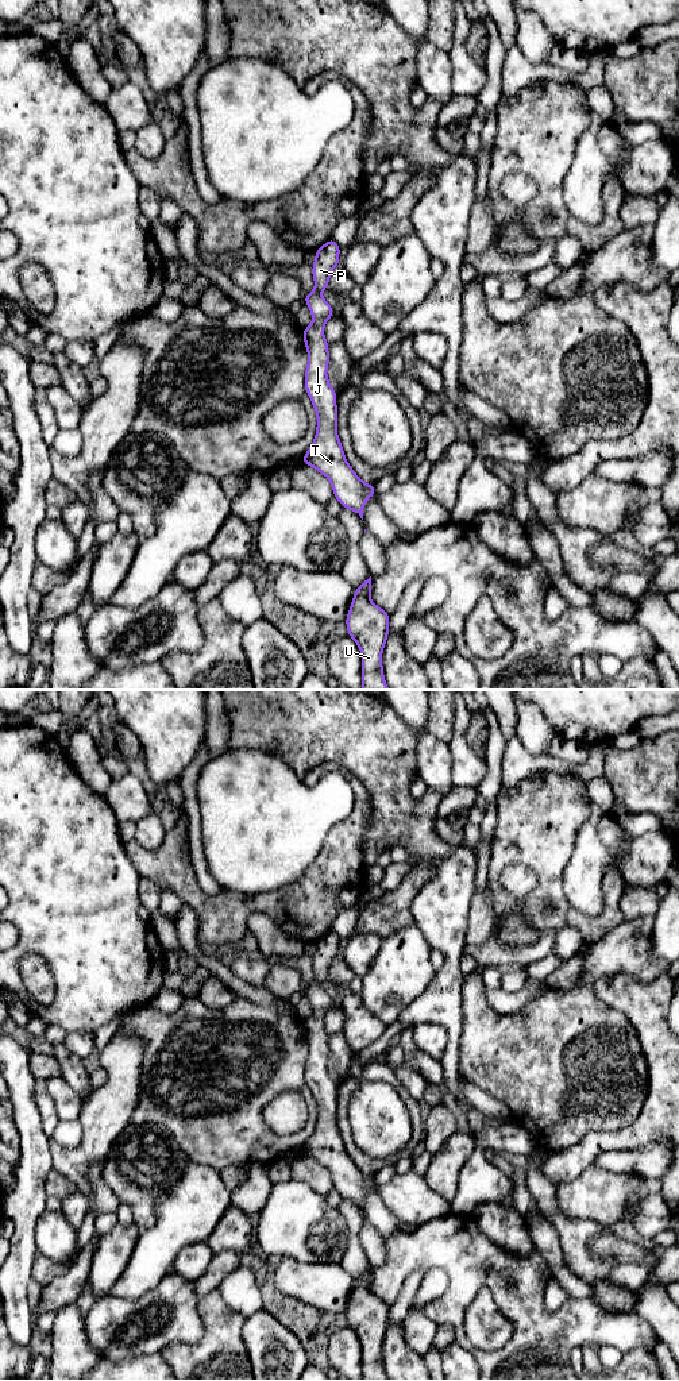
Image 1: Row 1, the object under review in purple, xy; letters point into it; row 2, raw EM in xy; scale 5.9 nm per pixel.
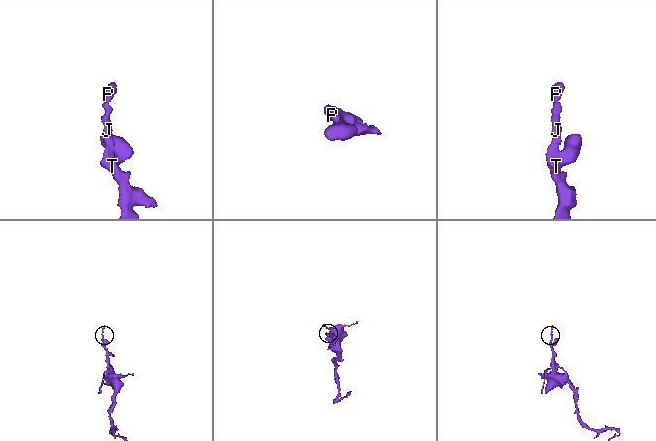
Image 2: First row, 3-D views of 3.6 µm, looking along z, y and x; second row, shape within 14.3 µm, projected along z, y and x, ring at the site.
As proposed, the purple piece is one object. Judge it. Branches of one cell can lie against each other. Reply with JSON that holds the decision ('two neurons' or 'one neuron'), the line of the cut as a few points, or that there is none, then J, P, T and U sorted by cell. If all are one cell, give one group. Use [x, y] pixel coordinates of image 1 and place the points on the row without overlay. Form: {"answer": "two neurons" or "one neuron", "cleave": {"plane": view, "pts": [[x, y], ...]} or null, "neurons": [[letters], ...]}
{"answer": "one neuron", "cleave": null, "neurons": [["J", "P", "T", "U"]]}

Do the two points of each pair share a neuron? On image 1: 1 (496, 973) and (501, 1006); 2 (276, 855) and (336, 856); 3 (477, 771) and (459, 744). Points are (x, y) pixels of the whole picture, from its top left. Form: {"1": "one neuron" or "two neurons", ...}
{"1": "two neurons", "2": "two neurons", "3": "one neuron"}

